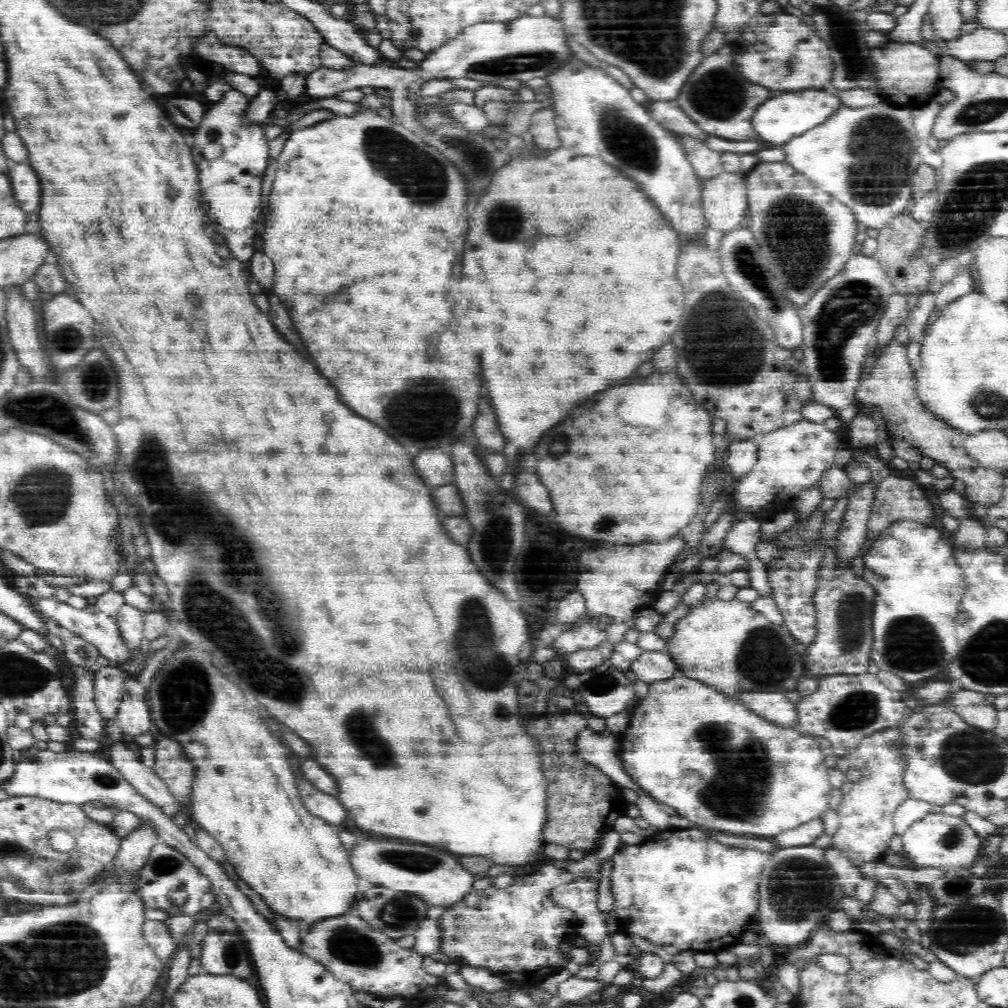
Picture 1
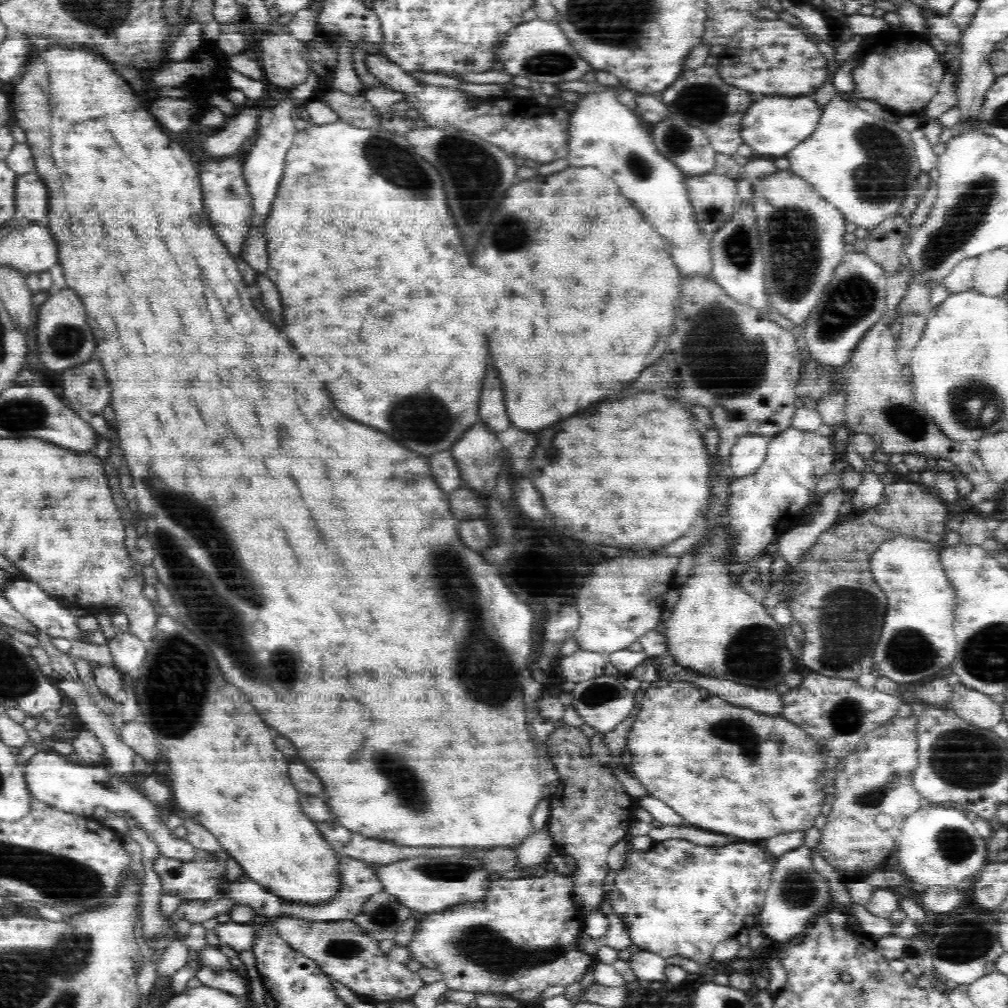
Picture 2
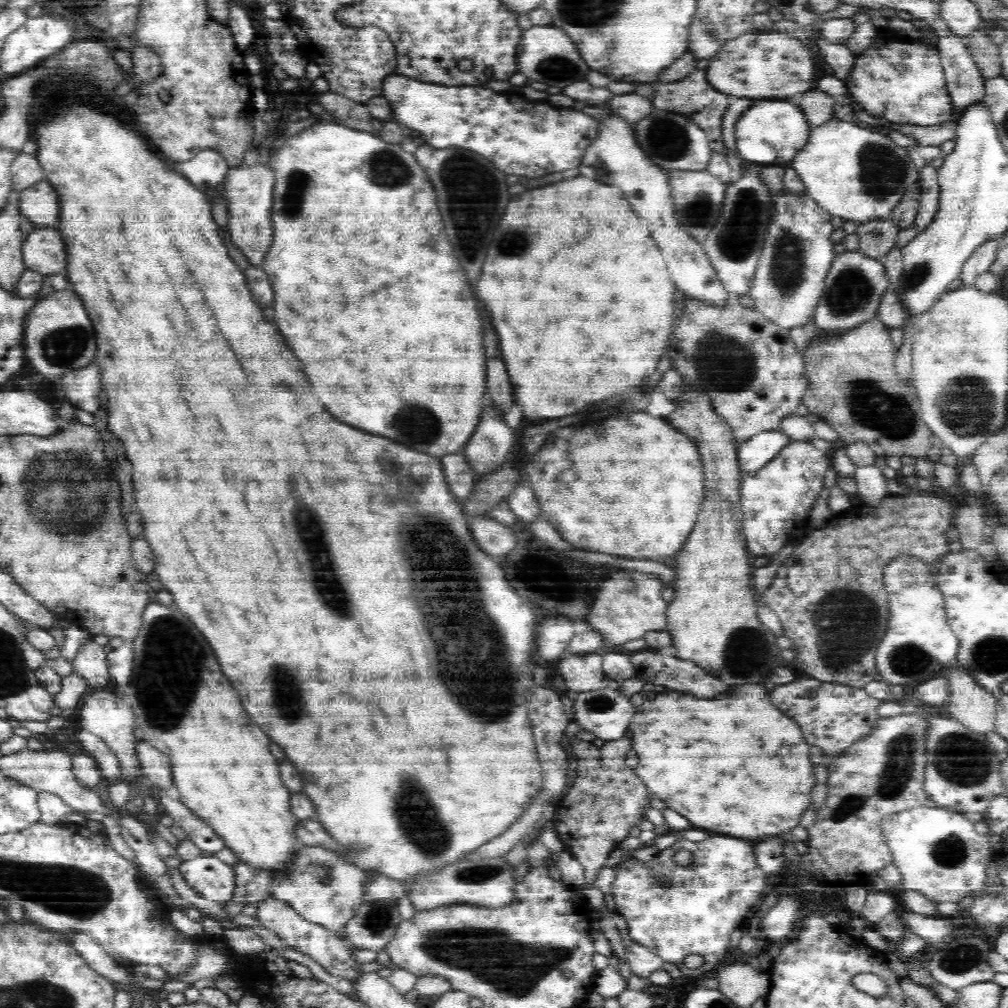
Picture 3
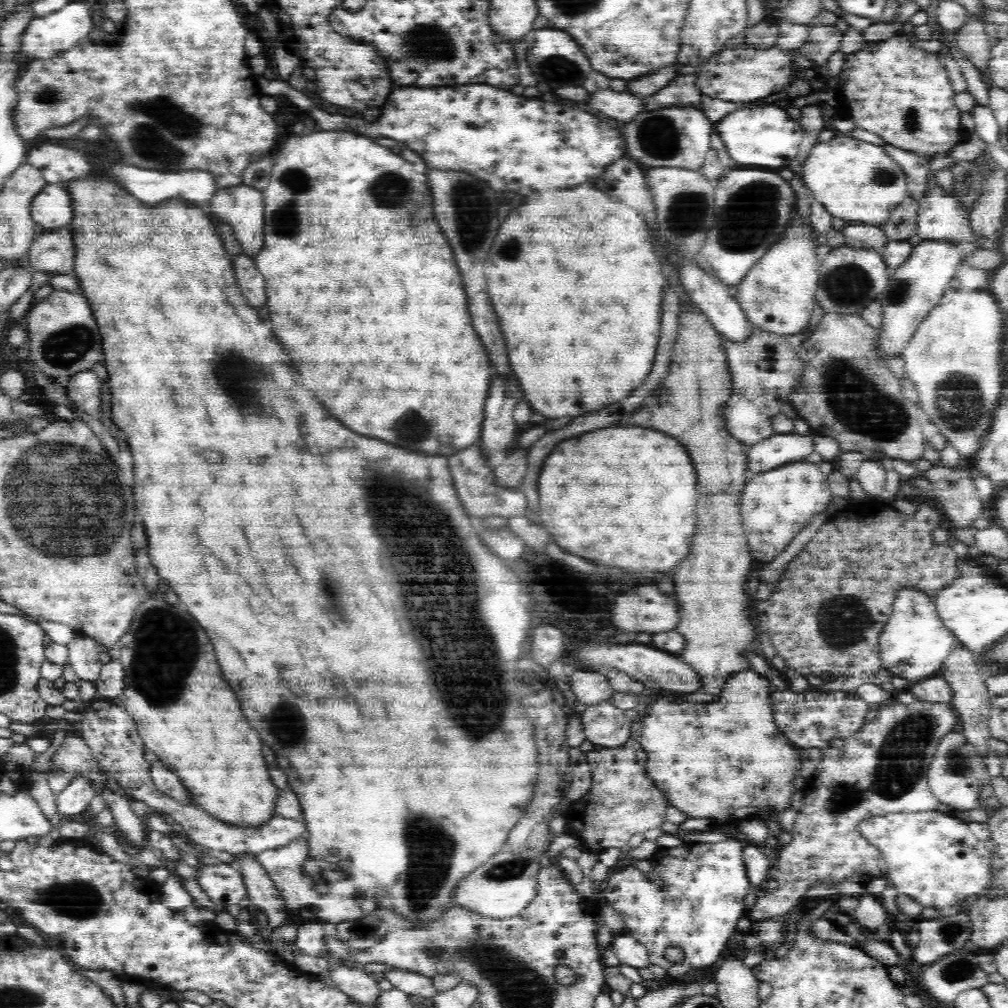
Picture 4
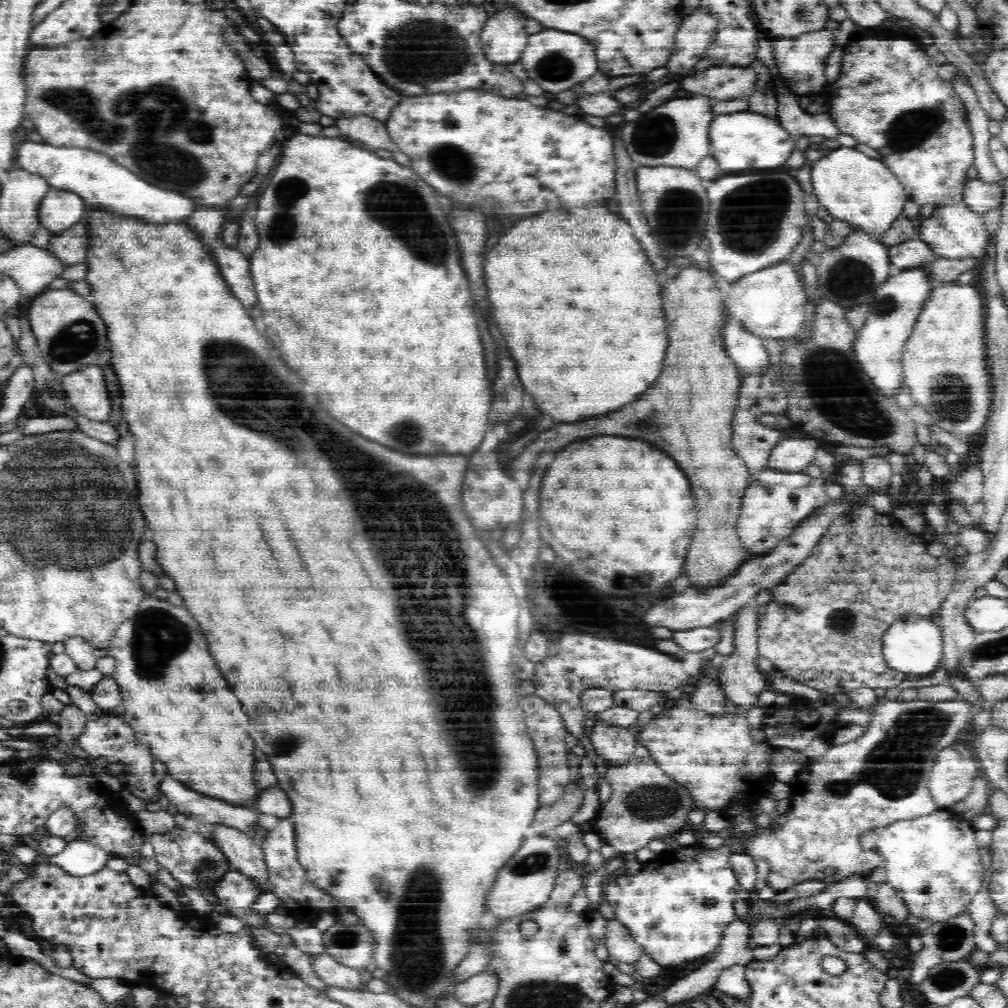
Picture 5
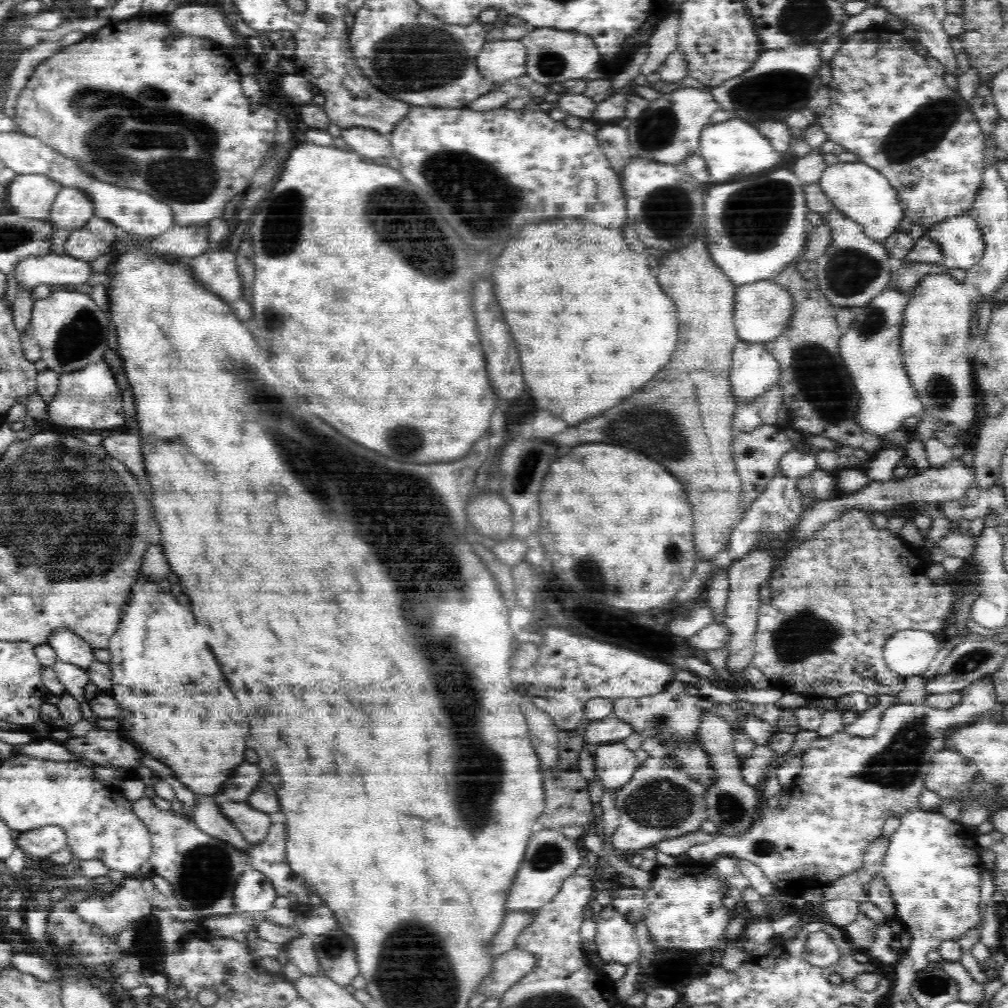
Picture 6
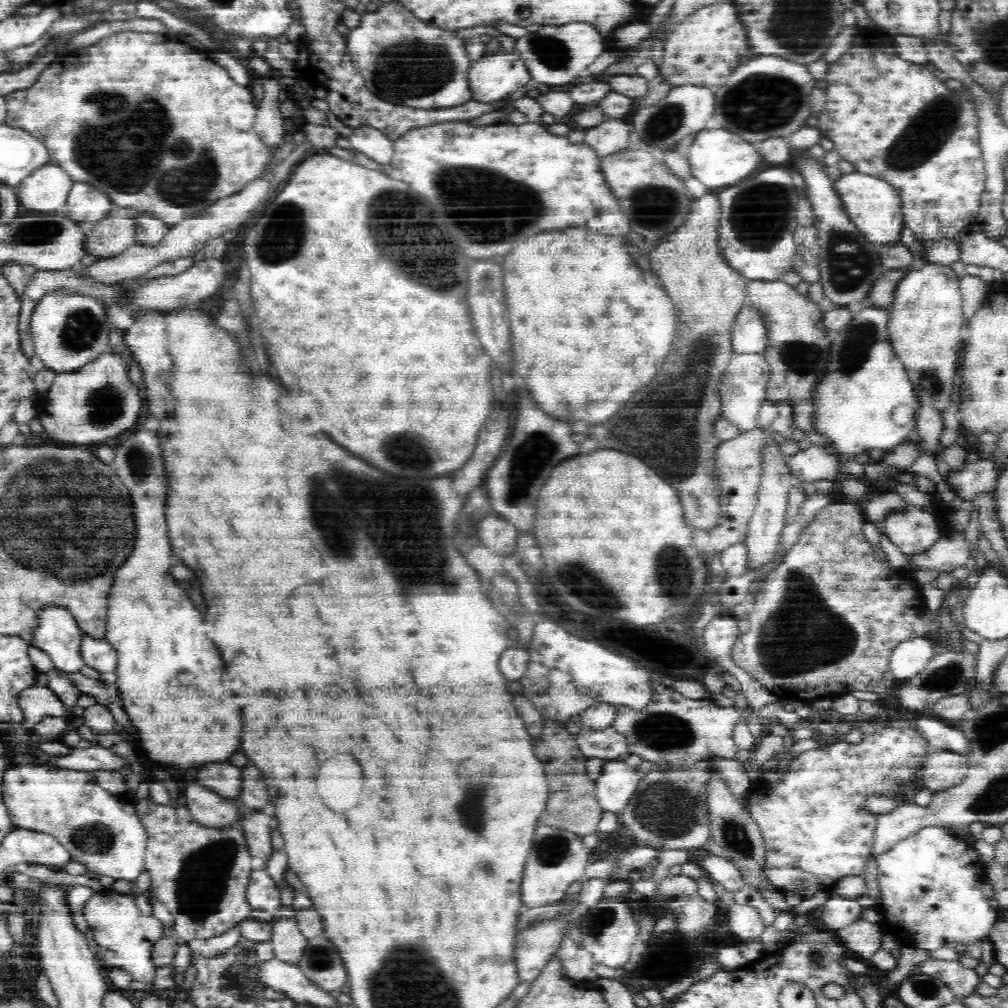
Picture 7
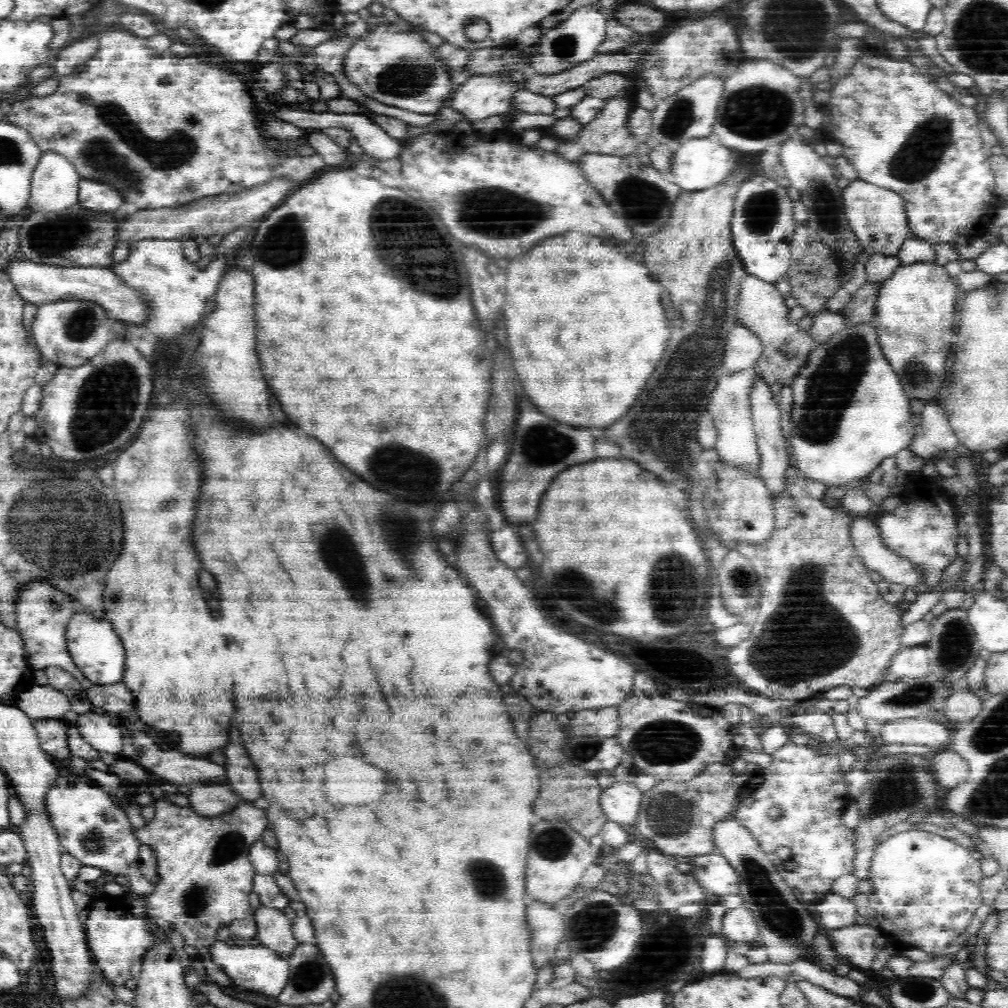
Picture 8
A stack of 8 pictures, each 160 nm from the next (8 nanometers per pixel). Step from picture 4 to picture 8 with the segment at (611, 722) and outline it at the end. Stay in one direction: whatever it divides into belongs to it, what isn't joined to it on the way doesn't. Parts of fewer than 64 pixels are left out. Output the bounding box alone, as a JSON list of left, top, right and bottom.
[599,782,642,826]

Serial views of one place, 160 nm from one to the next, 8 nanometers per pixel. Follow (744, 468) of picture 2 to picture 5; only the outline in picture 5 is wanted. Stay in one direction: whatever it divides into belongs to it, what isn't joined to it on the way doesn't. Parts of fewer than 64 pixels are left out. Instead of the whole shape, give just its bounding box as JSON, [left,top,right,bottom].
[768,438,822,471]

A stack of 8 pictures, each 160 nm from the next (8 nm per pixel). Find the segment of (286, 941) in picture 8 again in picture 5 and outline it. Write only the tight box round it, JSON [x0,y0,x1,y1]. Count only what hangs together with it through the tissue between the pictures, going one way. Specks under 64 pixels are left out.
[312,953,364,990]

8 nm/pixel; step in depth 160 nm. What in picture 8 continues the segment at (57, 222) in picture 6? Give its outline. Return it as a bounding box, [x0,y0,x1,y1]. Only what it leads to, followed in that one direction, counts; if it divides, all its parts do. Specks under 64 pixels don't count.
[78,179,124,213]

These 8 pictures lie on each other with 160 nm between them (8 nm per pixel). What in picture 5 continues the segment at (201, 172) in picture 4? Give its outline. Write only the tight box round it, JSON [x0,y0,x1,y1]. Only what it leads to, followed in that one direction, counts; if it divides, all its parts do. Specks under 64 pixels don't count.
[17,139,198,222]

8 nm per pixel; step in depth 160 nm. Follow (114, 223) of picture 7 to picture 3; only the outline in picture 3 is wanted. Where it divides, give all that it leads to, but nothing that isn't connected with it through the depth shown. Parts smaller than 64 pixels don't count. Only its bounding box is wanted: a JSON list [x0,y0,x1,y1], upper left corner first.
[23,226,66,274]

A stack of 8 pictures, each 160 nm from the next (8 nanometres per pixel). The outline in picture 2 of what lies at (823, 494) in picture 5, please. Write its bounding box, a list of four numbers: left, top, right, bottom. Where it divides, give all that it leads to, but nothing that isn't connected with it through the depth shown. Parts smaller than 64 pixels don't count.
[727,427,838,562]

